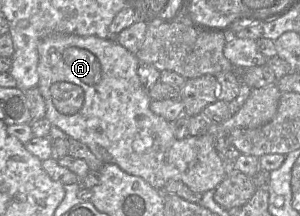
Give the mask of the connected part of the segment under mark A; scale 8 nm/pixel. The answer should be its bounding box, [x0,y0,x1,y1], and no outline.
[37,34,281,194]

